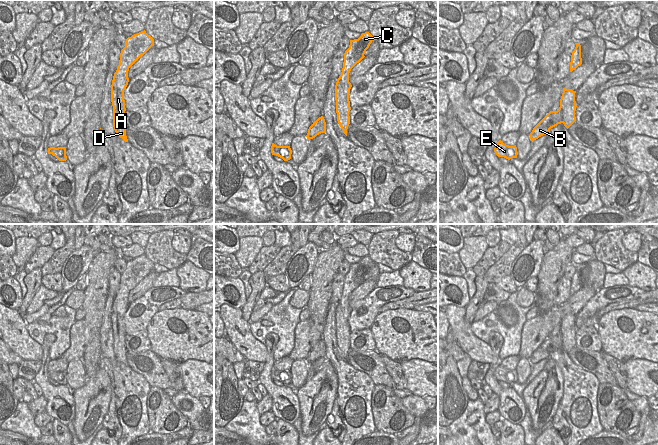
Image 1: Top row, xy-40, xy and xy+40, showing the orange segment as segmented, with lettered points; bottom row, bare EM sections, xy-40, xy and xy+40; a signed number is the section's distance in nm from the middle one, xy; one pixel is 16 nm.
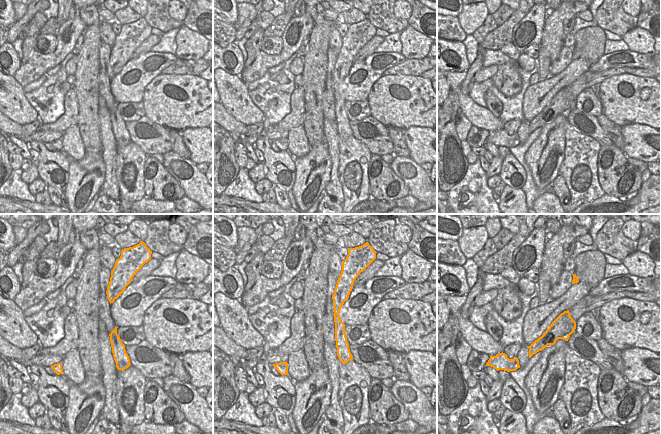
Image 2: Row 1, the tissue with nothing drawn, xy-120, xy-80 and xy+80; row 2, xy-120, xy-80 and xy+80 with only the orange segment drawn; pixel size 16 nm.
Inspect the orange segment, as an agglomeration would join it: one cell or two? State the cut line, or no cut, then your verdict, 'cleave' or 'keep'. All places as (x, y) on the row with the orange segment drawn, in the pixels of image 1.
xy+40 (560, 106), (563, 122) | cleave

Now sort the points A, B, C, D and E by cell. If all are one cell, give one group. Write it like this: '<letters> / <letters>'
A C D / B E

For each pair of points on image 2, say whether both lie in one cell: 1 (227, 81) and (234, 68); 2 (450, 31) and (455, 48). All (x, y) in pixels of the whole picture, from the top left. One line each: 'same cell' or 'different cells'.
1: different cells
2: different cells

